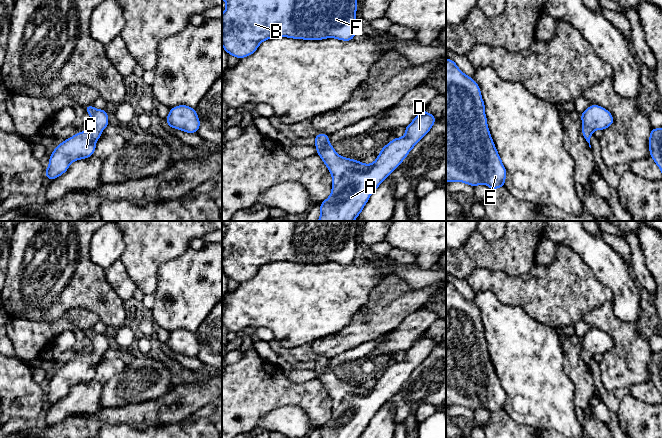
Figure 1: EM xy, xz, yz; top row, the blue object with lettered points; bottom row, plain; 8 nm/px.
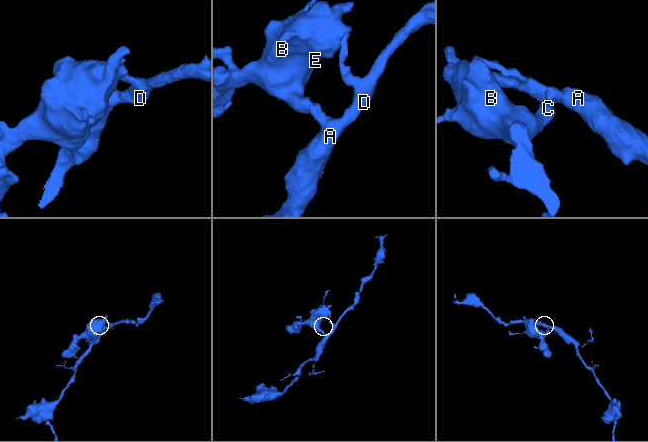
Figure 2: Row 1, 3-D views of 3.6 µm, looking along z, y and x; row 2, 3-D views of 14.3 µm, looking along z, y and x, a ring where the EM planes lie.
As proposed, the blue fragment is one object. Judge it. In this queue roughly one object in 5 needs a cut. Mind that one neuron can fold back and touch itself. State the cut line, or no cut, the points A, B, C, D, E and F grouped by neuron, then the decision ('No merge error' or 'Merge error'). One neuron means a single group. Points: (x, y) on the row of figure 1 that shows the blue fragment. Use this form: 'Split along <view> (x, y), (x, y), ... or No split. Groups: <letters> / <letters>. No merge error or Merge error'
No split. Groups: A B C D E F. No merge error

